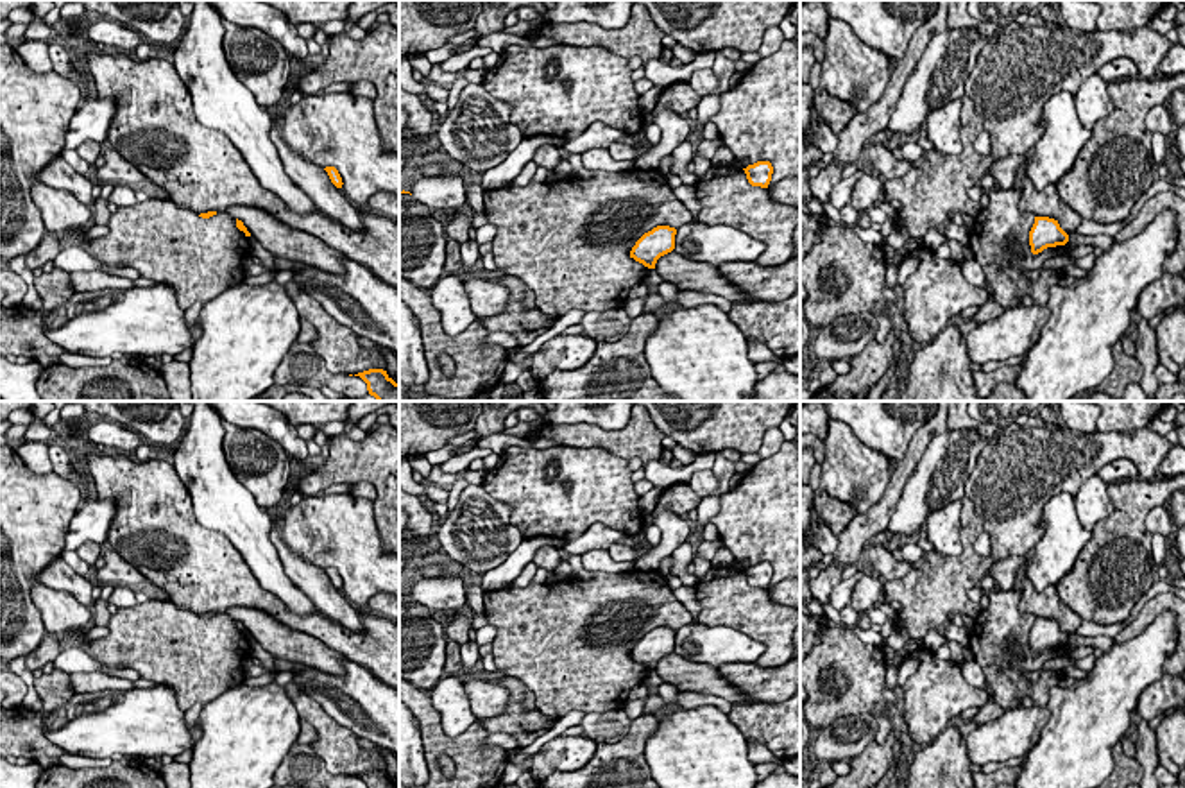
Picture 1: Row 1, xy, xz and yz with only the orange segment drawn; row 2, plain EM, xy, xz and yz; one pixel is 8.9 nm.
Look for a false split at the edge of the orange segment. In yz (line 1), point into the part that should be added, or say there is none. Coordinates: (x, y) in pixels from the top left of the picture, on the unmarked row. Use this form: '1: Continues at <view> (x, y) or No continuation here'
1: No continuation here

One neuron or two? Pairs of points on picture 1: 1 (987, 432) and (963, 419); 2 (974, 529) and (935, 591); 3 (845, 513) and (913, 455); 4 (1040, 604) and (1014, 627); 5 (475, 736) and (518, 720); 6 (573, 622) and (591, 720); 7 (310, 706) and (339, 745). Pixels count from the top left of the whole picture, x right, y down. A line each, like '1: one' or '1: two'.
1: one
2: one
3: two
4: two
5: two
6: two
7: one

